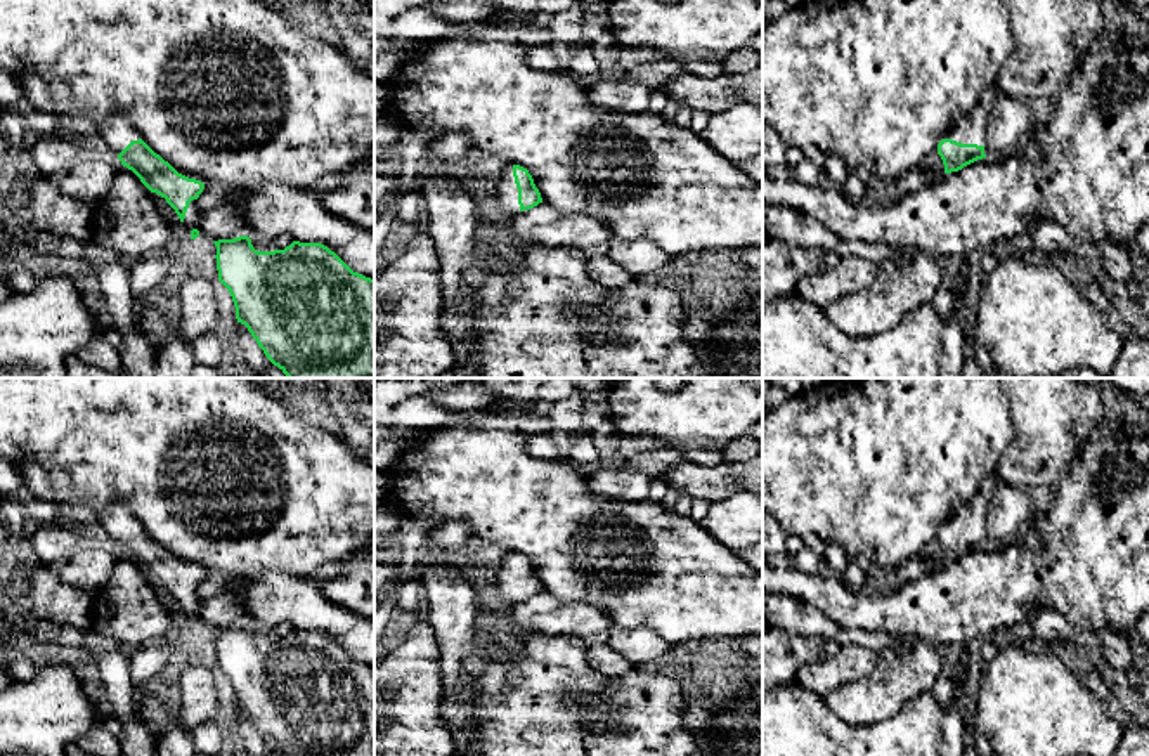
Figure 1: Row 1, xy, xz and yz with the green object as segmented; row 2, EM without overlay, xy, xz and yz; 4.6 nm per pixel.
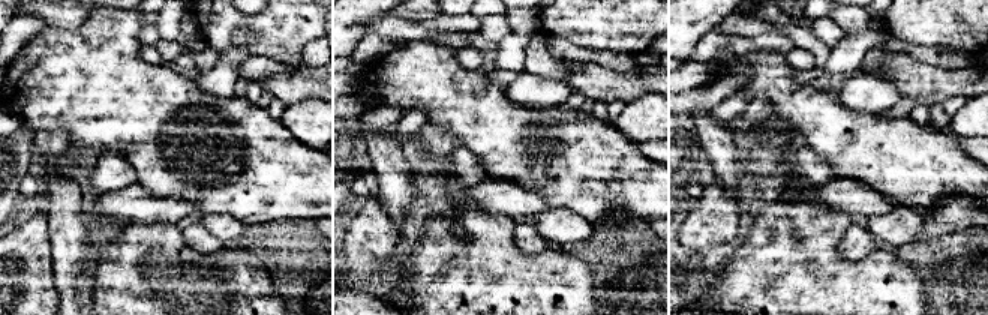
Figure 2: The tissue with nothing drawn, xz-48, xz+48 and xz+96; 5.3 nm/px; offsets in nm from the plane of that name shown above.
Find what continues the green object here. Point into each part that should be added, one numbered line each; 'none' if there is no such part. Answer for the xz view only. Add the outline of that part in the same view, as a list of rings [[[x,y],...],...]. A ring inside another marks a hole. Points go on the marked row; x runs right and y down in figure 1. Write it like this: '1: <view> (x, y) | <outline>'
1: xz (501, 198) | [[[513,165],[496,182],[487,186],[487,208],[496,218],[506,218],[520,212],[518,189],[513,177]]]

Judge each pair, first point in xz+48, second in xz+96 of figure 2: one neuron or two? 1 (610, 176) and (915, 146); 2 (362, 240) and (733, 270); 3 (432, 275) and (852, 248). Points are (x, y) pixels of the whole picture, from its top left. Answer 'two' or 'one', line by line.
1: one
2: two
3: two

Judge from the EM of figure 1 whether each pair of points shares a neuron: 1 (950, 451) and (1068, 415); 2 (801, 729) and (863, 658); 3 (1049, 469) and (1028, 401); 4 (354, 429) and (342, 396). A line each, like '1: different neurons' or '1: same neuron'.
1: different neurons
2: different neurons
3: same neuron
4: same neuron

